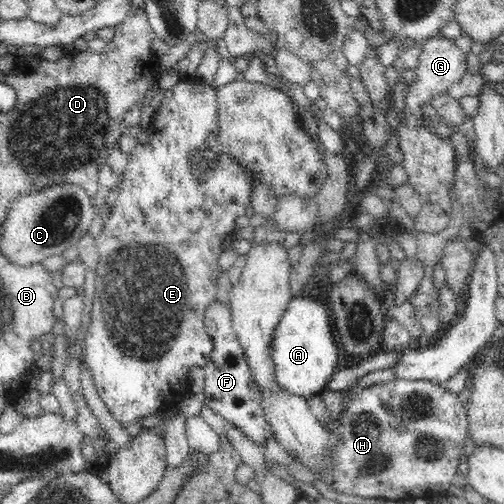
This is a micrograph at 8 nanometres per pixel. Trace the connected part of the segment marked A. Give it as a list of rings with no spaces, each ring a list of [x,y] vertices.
[[[293,298],[287,305],[271,342],[270,353],[275,380],[284,387],[284,391],[309,400],[322,393],[332,376],[343,366],[341,350],[334,340],[330,324],[330,313],[320,300],[312,298]]]

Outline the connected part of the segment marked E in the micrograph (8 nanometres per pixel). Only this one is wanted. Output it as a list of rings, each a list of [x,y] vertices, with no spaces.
[[[182,78],[169,90],[164,90],[162,104],[155,109],[155,117],[152,124],[147,128],[149,140],[146,143],[136,143],[135,148],[127,154],[128,164],[124,169],[120,179],[120,190],[116,198],[111,213],[104,220],[104,227],[99,235],[95,238],[99,255],[99,262],[95,269],[95,294],[93,298],[93,310],[91,312],[90,326],[84,336],[86,337],[85,361],[86,367],[92,371],[94,385],[97,388],[99,397],[107,406],[109,413],[114,420],[122,427],[128,424],[134,424],[138,418],[154,415],[164,404],[174,402],[186,394],[189,388],[189,374],[192,368],[204,367],[211,358],[213,345],[208,336],[205,326],[206,310],[216,301],[217,287],[216,280],[219,278],[218,273],[221,271],[218,265],[218,257],[224,251],[224,240],[230,238],[236,218],[246,214],[246,206],[251,202],[251,186],[253,177],[251,172],[245,169],[245,166],[236,159],[220,156],[216,160],[215,169],[206,172],[203,175],[203,183],[198,183],[194,179],[194,173],[190,171],[190,159],[188,152],[198,150],[203,144],[210,132],[219,134],[218,126],[218,100],[217,92],[212,85],[201,83],[194,78]]]

